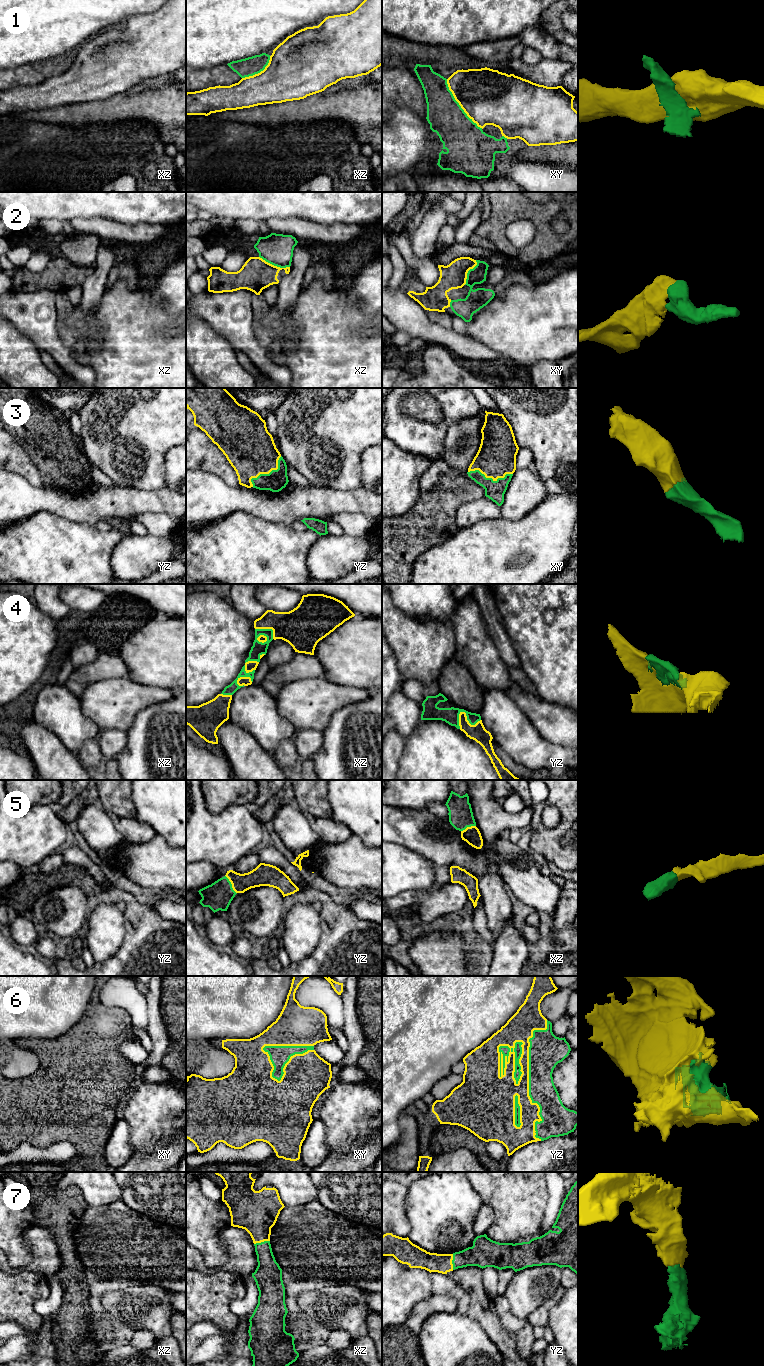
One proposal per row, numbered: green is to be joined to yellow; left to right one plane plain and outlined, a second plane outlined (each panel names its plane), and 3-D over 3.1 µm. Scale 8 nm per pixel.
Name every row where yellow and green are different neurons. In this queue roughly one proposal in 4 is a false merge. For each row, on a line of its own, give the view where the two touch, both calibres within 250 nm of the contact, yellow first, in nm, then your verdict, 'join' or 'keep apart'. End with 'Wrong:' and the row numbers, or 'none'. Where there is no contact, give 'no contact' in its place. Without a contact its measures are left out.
1: contact in xy; calibres 440 and 300 nm; keep apart
2: contact in xz; calibres 260 and 260 nm; join
3: contact in xy; calibres 320 and 160 nm; join
4: contact in yz; calibres 140 and 130 nm; join
5: contact in yz; calibres 160 and 220 nm; join
6: contact in yz; calibres 220 and 70 nm; join
7: contact in xz; calibres 340 and 200 nm; join
Wrong: 1

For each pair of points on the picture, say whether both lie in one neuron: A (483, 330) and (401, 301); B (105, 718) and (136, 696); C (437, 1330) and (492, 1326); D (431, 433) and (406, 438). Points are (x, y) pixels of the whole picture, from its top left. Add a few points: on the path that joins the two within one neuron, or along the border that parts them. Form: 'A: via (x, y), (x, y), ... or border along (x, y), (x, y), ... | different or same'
A: border along (465, 333), (485, 345) | different
B: via (113, 710), (125, 698), (128, 698) | same
C: border along (467, 1315), (472, 1317), (481, 1326), (496, 1345) | different
D: via (425, 437), (412, 437) | same

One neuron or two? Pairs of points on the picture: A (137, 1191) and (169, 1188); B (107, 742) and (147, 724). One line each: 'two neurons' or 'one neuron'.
A: one neuron
B: two neurons

